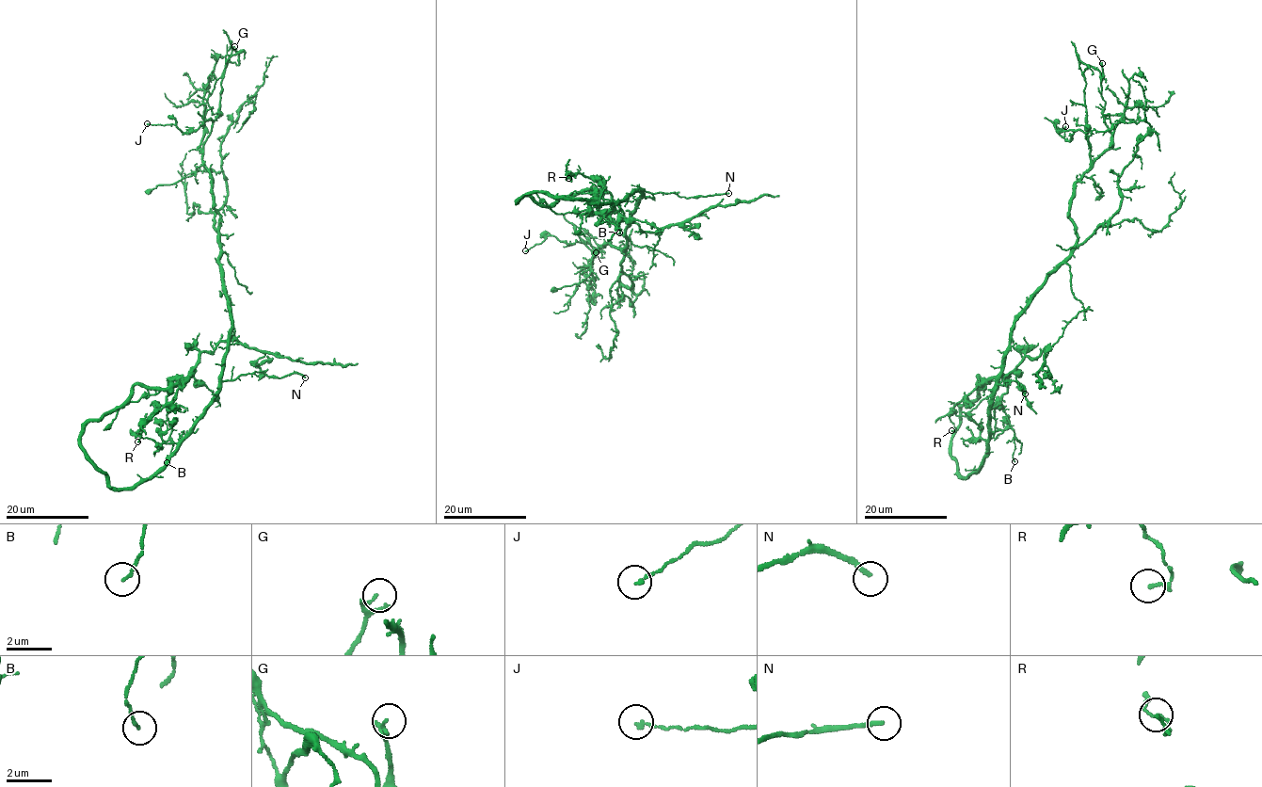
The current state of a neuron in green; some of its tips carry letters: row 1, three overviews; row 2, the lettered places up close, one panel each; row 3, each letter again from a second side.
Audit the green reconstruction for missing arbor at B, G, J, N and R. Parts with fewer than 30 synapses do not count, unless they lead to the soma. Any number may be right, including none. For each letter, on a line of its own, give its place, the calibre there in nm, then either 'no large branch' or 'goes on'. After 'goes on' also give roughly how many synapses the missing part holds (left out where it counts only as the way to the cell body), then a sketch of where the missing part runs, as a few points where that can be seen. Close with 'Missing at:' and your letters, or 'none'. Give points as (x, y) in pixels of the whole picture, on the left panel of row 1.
B: (167, 462) | 110 nm | no large branch
G: (234, 46) | 120 nm | no large branch
J: (147, 123) | 150 nm | no large branch
N: (305, 377) | 180 nm | goes on | 50 syn
R: (137, 441) | 160 nm | no large branch
Missing at: N

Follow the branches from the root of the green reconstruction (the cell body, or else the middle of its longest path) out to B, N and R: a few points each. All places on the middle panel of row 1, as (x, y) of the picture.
B: (618, 200), (596, 203), (536, 191), (516, 201), (532, 196), (563, 214), (597, 207), (619, 232)
N: (618, 200), (643, 189), (652, 193), (676, 193), (686, 198), (728, 193)
R: (618, 200), (536, 191), (516, 201), (532, 196), (548, 205), (601, 189), (594, 178), (568, 178)

